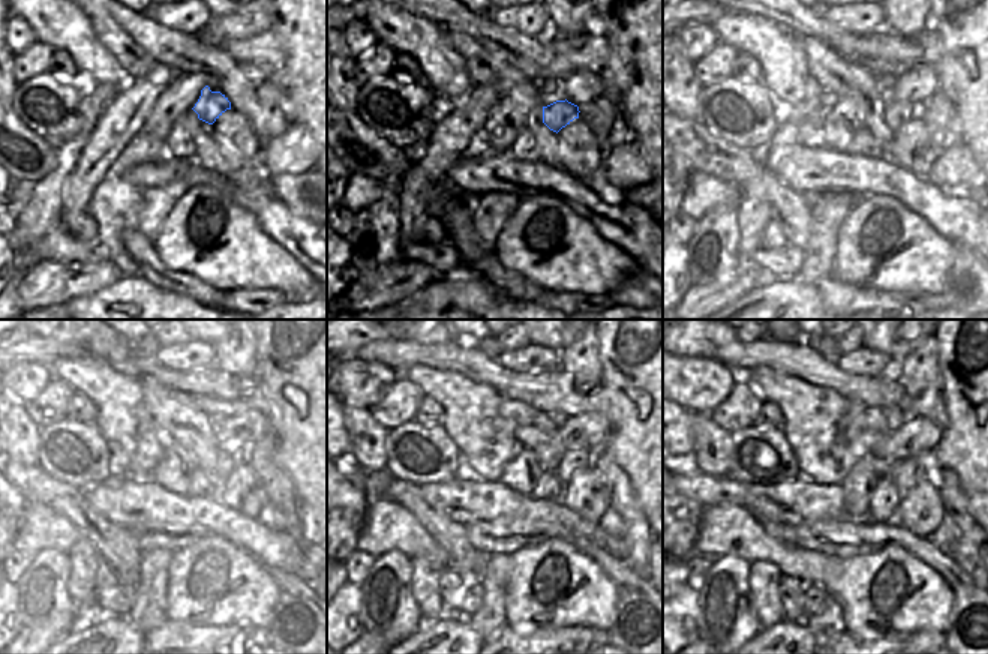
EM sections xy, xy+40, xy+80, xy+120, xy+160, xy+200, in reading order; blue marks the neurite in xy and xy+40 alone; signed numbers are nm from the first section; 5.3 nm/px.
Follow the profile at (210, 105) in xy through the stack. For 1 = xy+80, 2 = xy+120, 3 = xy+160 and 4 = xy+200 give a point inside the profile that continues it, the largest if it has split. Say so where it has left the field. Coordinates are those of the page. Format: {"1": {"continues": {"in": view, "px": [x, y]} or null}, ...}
{"1": {"continues": {"in": "xy+80", "px": [897, 113]}}, "2": {"continues": {"in": "xy+120", "px": [227, 461]}}, "3": {"continues": {"in": "xy+160", "px": [571, 461]}}, "4": {"continues": {"in": "xy+200", "px": [907, 473]}}}

